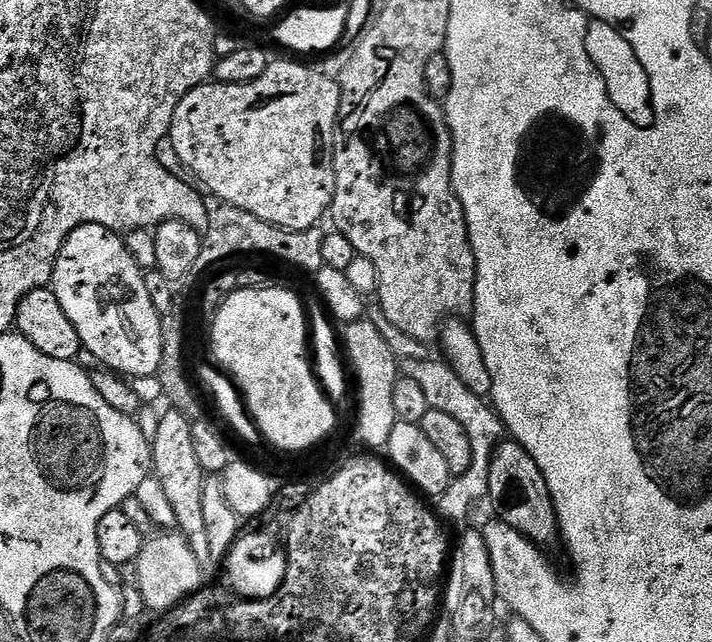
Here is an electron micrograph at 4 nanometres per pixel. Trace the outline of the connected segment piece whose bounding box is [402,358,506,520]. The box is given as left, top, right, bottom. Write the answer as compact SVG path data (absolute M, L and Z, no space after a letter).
M443 359L405 360L402 364L402 372L403 375L409 376L414 382L418 382L418 387L426 394L428 407L450 414L462 426L466 438L470 440L470 448L473 451L473 461L470 468L464 475L455 477L438 500L438 504L440 504L438 512L441 517L449 516L452 520L460 520L471 510L472 503L475 500L481 499L483 501L487 497L490 462L497 446L506 436L504 422L491 403L485 397L474 394L466 386L466 383L462 382L462 379L459 378L450 364Z

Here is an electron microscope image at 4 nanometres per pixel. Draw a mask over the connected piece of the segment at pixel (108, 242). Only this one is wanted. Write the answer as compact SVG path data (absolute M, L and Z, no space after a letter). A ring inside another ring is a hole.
M97 224L78 226L71 232L54 265L51 290L62 302L66 318L74 322L83 351L124 378L155 377L162 362L166 337L160 325L162 317L146 290L145 273L130 258L124 236Z

